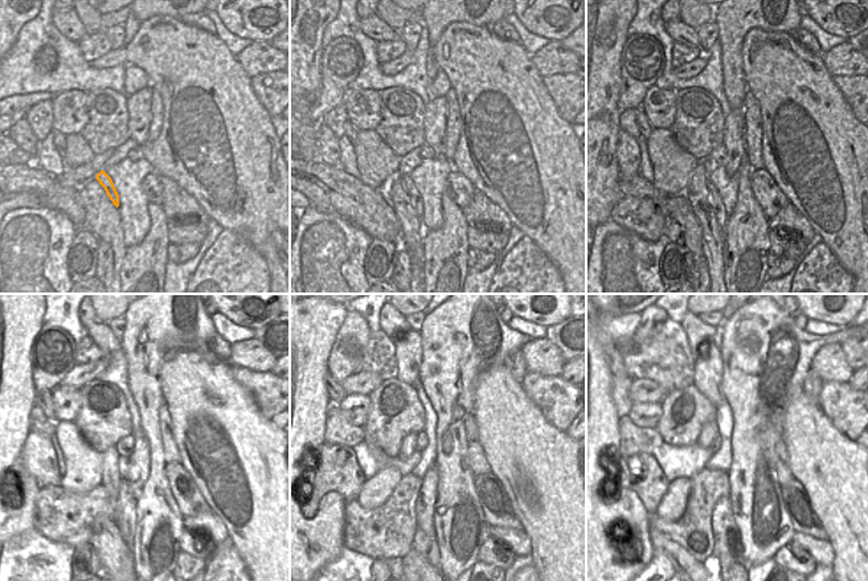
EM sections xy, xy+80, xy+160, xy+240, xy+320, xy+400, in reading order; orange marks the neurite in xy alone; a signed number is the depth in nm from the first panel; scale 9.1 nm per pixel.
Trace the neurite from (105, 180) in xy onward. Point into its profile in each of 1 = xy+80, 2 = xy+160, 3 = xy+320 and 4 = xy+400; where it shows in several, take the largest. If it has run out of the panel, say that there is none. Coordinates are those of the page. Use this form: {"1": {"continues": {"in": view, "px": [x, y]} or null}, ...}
{"1": {"continues": {"in": "xy+80", "px": [416, 199]}}, "2": {"continues": {"in": "xy+160", "px": [717, 205]}}, "3": {"continues": {"in": "xy+320", "px": [422, 544]}}, "4": {"continues": {"in": "xy+400", "px": [712, 563]}}}

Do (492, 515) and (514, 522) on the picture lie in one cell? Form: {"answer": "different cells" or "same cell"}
{"answer": "same cell"}

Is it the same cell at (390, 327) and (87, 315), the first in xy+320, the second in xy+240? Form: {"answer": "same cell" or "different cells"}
{"answer": "same cell"}

